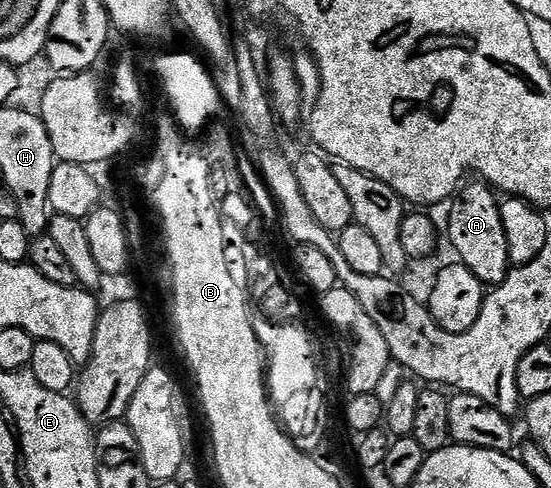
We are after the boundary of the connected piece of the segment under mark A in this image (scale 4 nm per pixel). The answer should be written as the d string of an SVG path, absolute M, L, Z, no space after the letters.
M469 181L458 190L449 211L449 239L457 250L456 258L486 288L500 287L509 276L511 264L507 253L507 233L503 233L501 205L494 188L484 181Z

